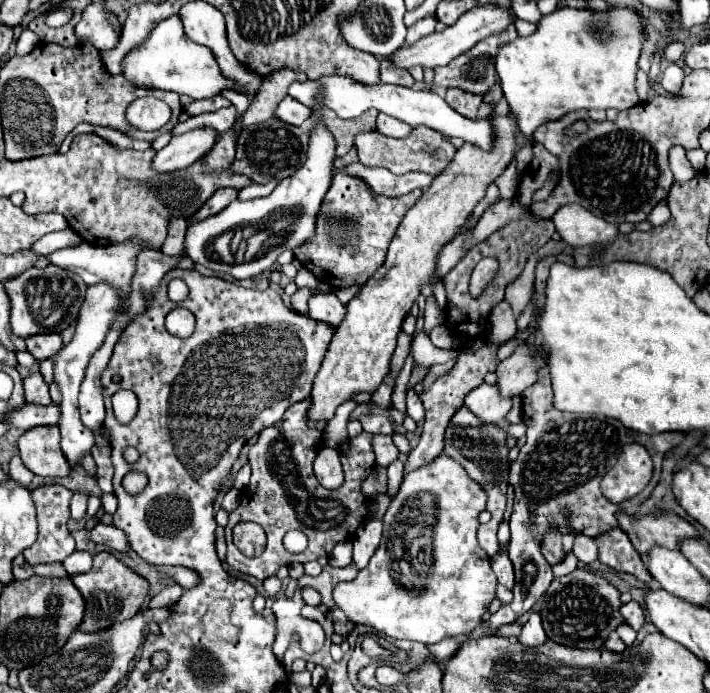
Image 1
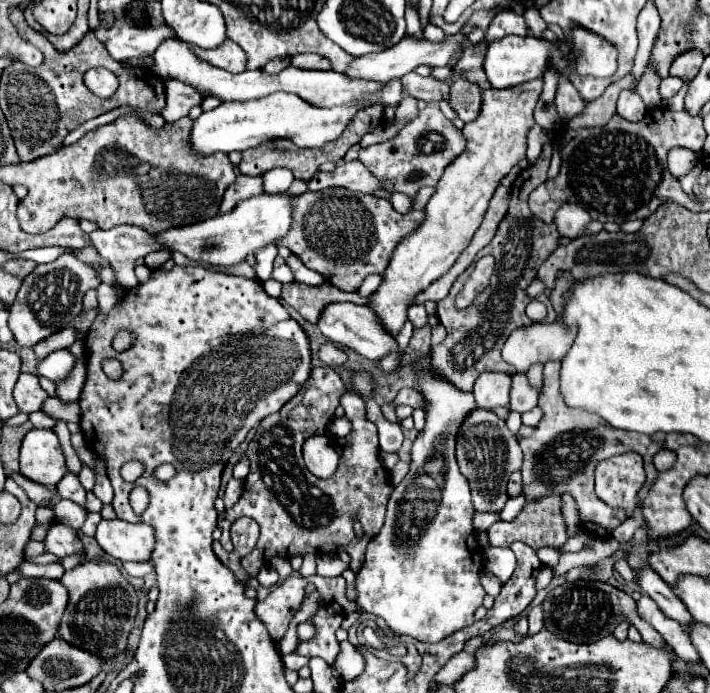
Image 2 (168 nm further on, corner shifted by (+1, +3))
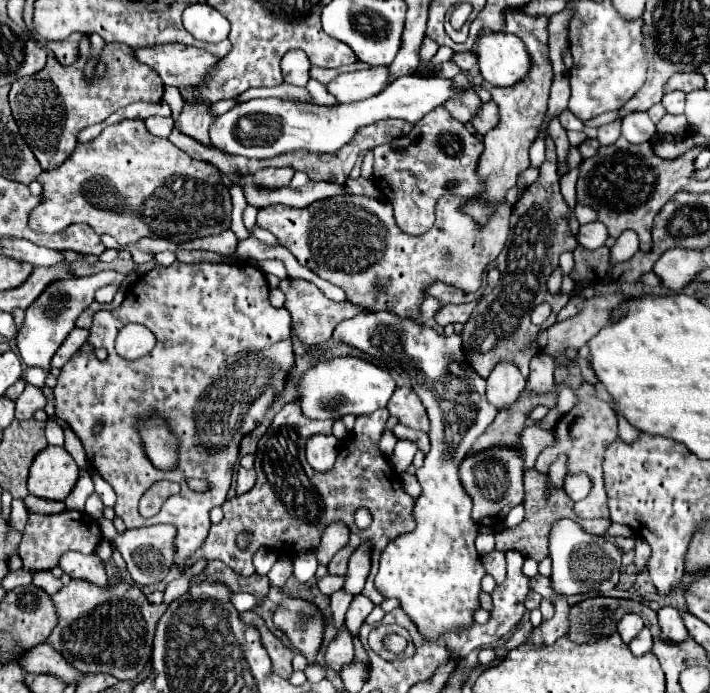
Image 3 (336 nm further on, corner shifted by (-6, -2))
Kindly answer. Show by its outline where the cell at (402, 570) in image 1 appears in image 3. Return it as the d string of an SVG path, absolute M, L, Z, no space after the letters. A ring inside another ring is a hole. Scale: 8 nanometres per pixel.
M361 312L349 320L343 320L333 330L333 338L353 348L359 348L381 362L389 362L389 370L393 374L399 374L403 380L411 382L431 420L431 450L425 458L423 468L417 470L417 480L423 488L423 494L415 502L417 528L411 534L399 536L397 540L389 542L389 546L383 550L375 586L385 598L397 598L401 602L401 608L417 624L419 632L425 638L433 640L447 630L471 626L473 610L479 608L479 582L485 576L485 570L475 550L477 524L471 520L473 502L459 482L459 464L465 452L471 448L471 444L483 434L483 430L493 422L497 414L495 406L491 406L485 398L485 380L479 374L475 374L475 370L471 370L471 366L467 364L459 334L443 336L433 328L399 318L391 312Z

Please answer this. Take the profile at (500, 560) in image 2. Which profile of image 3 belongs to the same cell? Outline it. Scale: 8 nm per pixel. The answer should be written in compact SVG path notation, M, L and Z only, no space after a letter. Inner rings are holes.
M493 550L485 556L481 556L481 562L483 562L483 568L489 576L495 578L497 584L501 584L505 580L505 554L499 552L499 550Z

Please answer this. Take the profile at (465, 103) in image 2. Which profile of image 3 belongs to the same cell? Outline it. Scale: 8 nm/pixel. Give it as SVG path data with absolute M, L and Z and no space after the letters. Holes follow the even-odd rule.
M487 102L483 104L483 108L479 110L479 114L473 118L473 128L485 136L489 130L493 130L499 124L499 108L495 102Z

